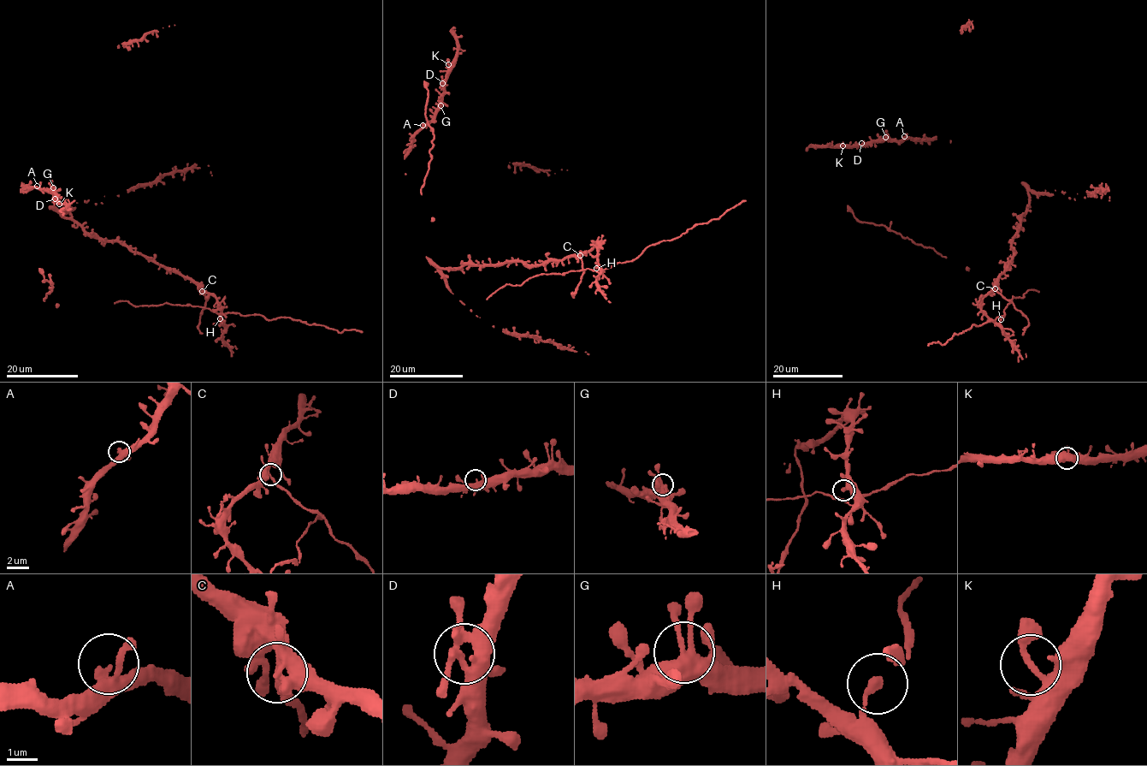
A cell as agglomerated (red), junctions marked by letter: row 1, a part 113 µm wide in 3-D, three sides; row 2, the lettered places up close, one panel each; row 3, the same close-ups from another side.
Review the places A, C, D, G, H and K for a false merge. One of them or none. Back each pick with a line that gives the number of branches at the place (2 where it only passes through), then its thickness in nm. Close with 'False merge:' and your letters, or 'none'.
C: 5 branches meet; 240 nm thick
False merge: C

